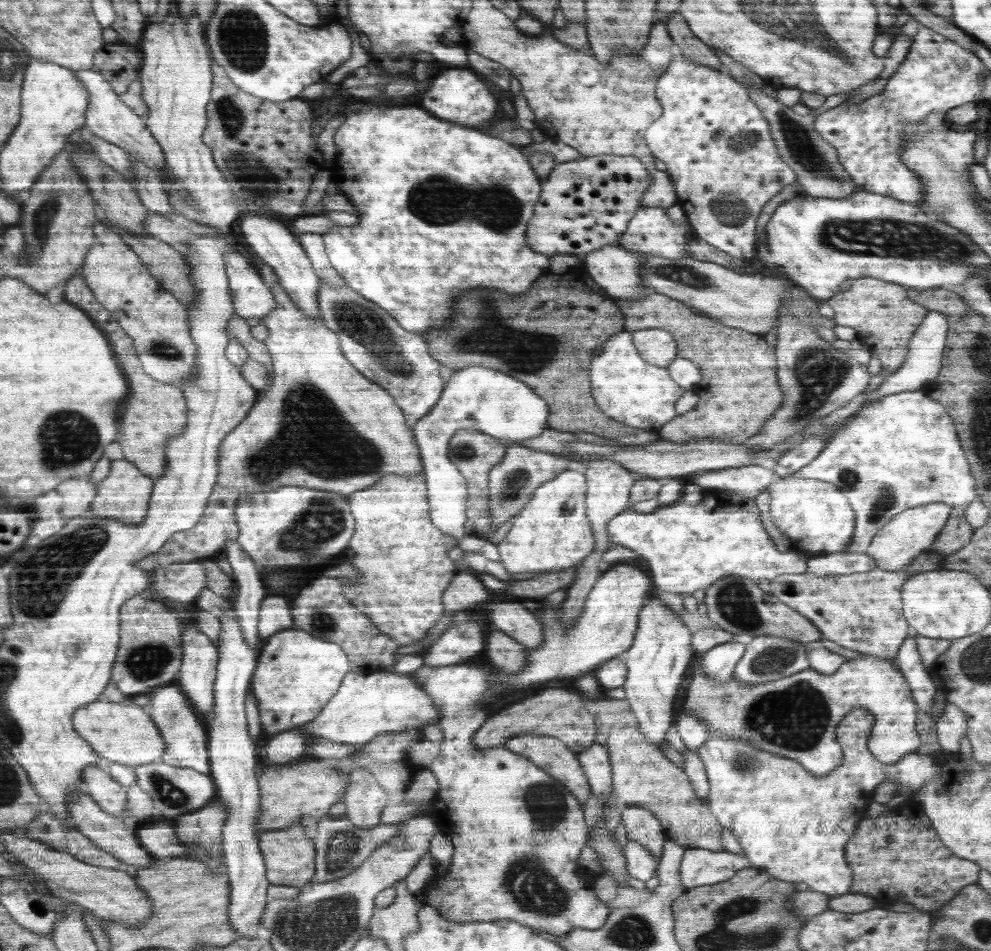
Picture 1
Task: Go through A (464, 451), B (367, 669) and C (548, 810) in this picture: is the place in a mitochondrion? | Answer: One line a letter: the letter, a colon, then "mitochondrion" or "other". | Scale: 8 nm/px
A: mitochondrion
B: other
C: mitochondrion

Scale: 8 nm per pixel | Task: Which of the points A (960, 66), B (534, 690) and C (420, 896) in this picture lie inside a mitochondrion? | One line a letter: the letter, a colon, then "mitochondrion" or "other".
A: mitochondrion
B: other
C: other

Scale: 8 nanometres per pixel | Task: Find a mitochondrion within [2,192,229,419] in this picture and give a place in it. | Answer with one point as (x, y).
(45, 214)

